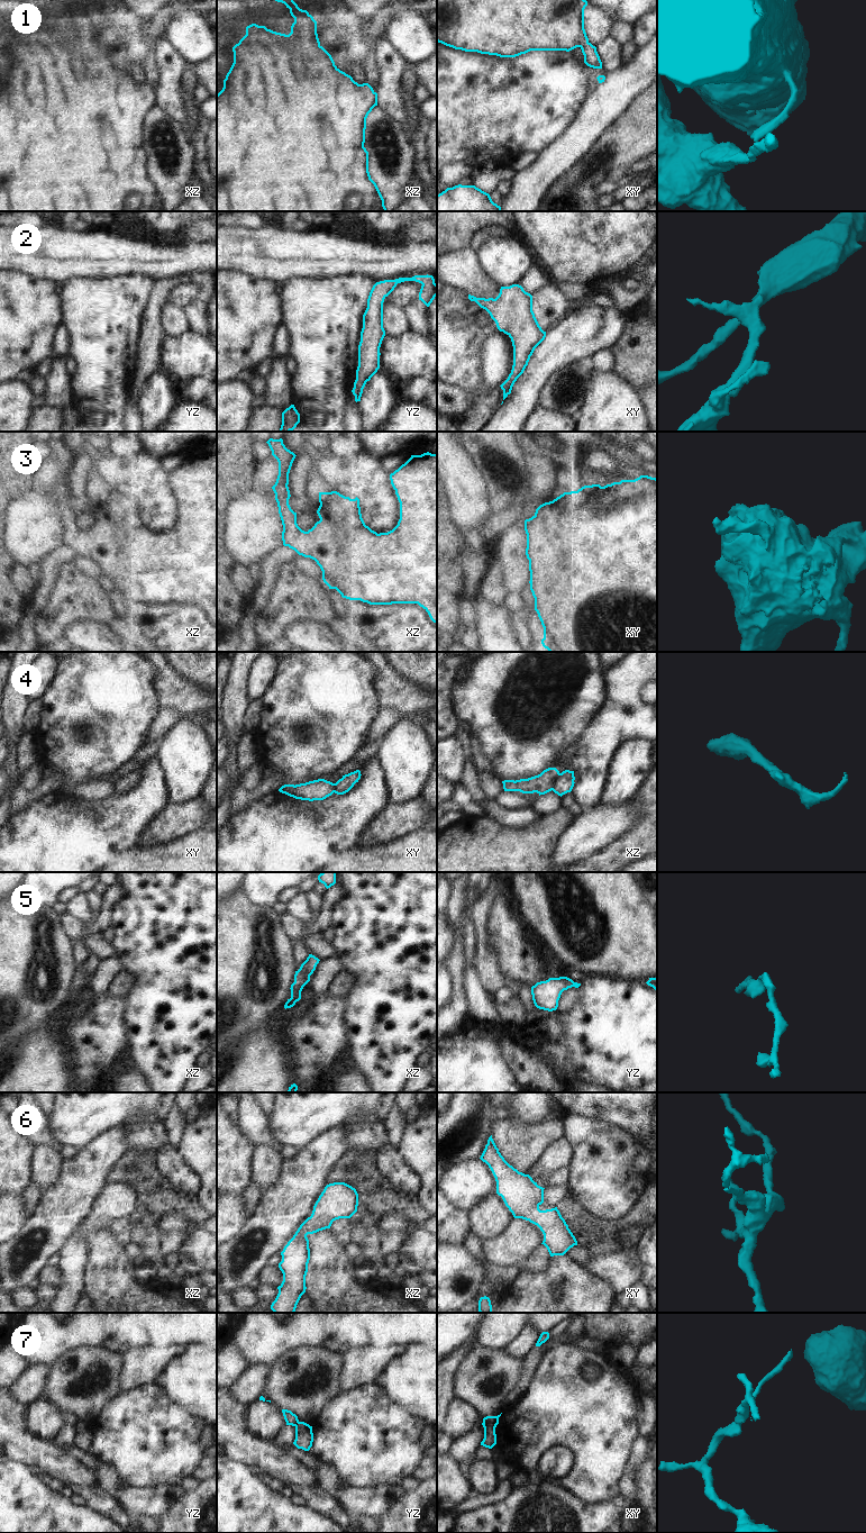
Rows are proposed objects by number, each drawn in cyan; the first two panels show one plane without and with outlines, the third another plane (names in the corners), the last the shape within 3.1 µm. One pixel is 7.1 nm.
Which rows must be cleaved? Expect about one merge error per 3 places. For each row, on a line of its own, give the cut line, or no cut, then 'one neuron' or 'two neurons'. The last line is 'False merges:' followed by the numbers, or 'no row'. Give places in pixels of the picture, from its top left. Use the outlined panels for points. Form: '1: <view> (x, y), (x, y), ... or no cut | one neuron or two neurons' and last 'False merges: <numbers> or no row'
1: no cut | one neuron
2: no cut | one neuron
3: no cut | one neuron
4: xz (561, 773), (552, 789) | two neurons
5: no cut | one neuron
6: no cut | one neuron
7: xy (483, 1422), (495, 1426) | two neurons
False merges: 4, 7

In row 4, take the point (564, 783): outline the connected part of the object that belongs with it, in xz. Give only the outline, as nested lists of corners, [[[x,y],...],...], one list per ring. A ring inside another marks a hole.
[[[563,771],[556,779],[553,791],[560,797],[567,792],[571,792],[575,783],[574,780],[574,771]]]

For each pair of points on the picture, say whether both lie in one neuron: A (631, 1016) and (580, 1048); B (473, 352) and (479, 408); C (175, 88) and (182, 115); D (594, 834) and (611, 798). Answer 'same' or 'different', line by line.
A: same
B: same
C: same
D: different

